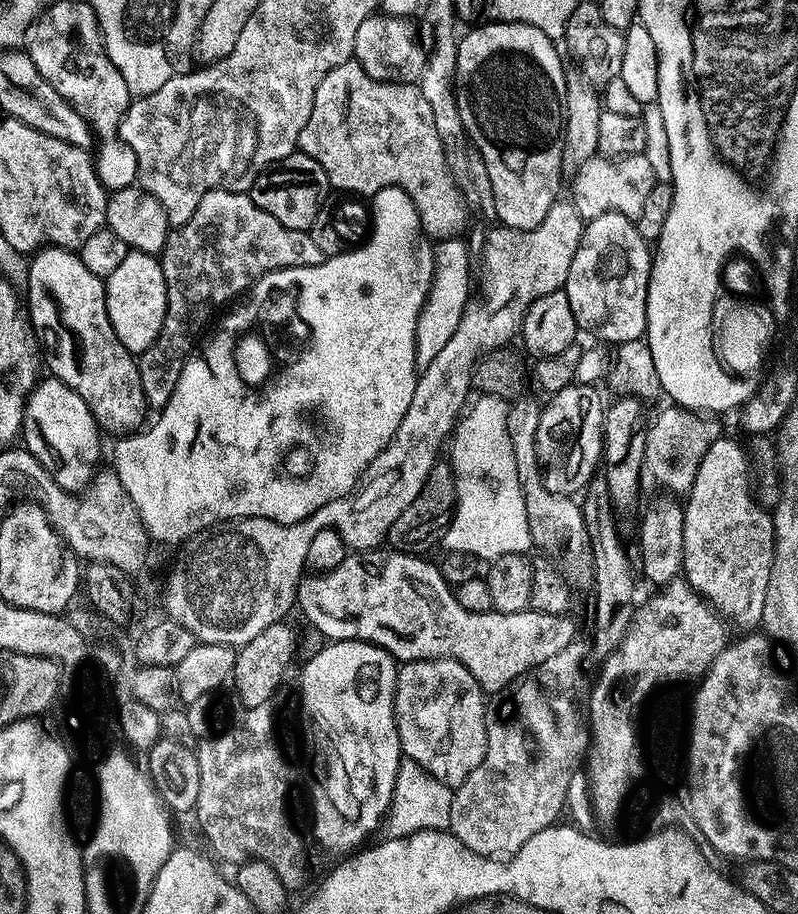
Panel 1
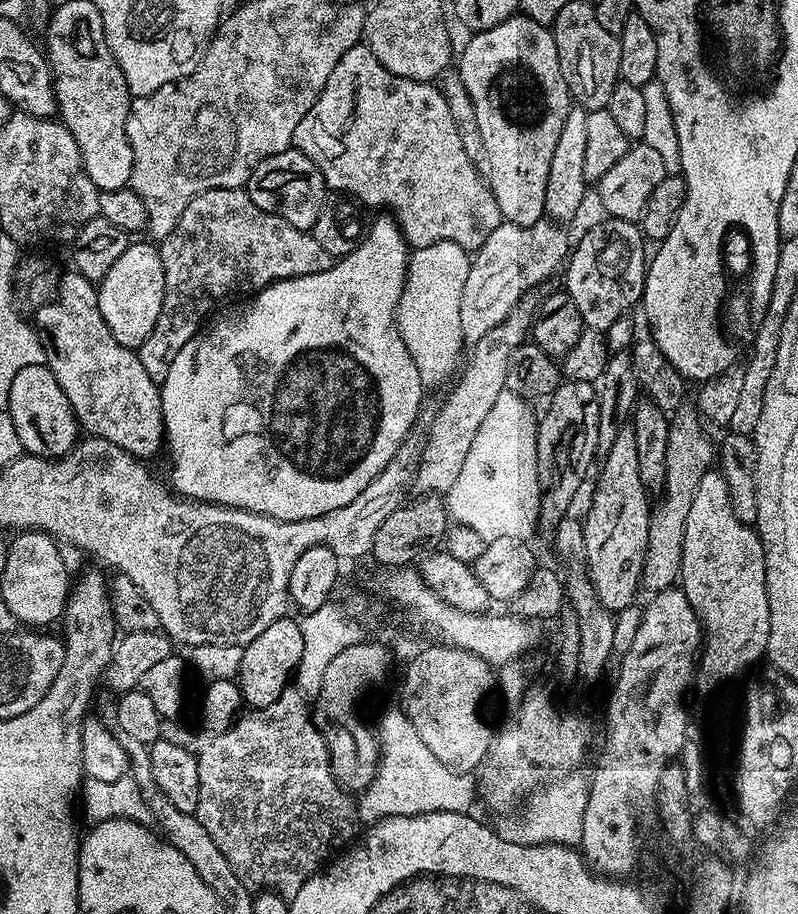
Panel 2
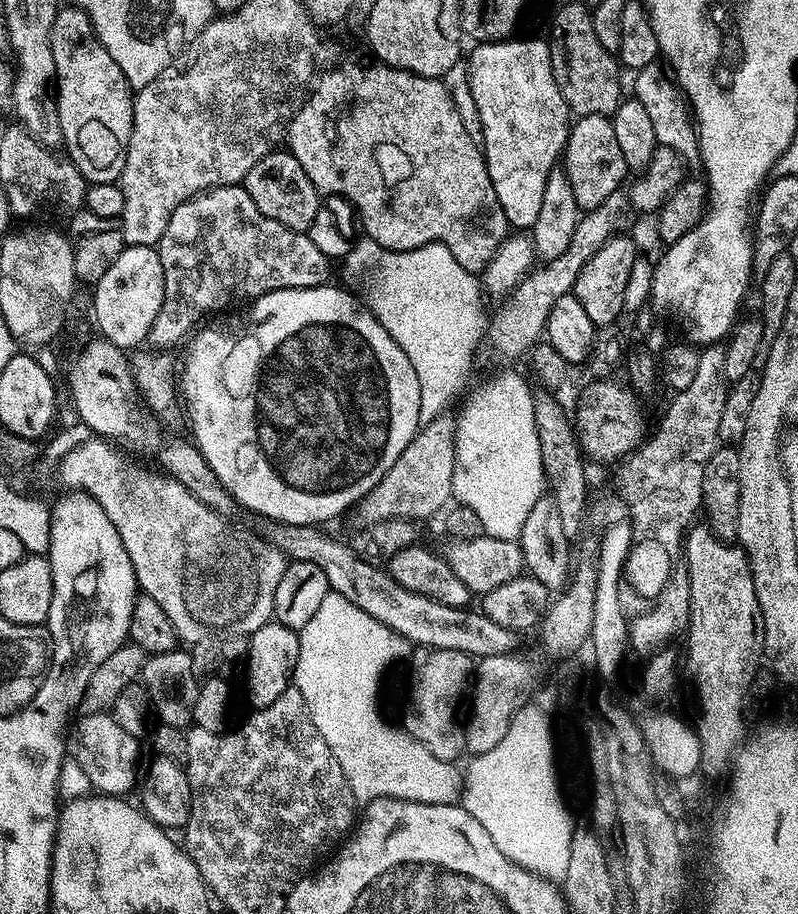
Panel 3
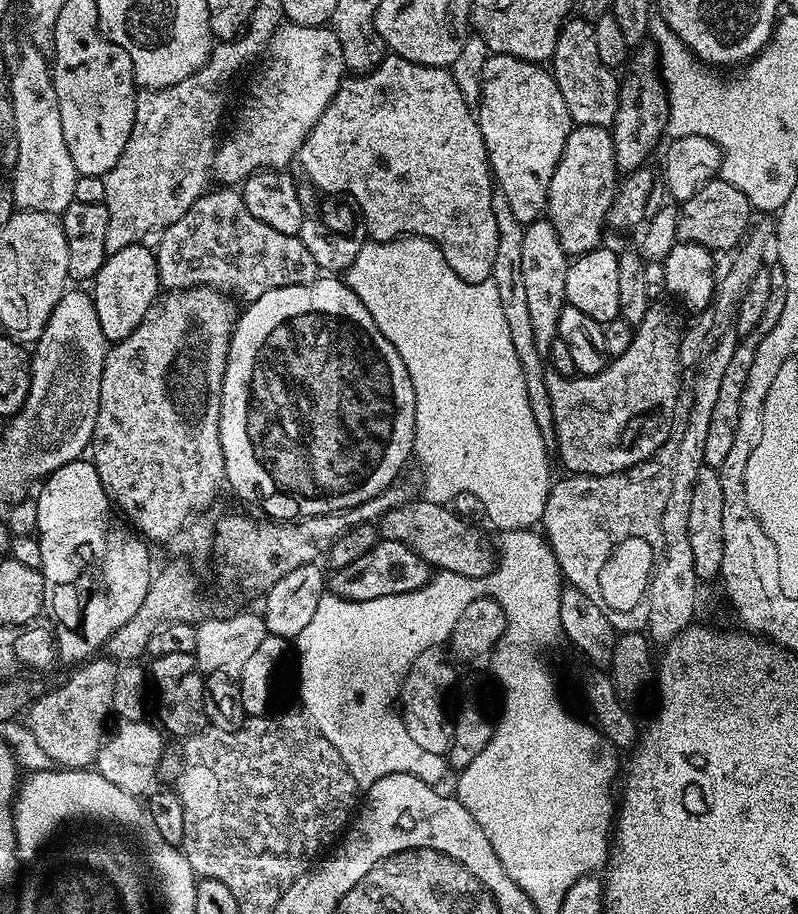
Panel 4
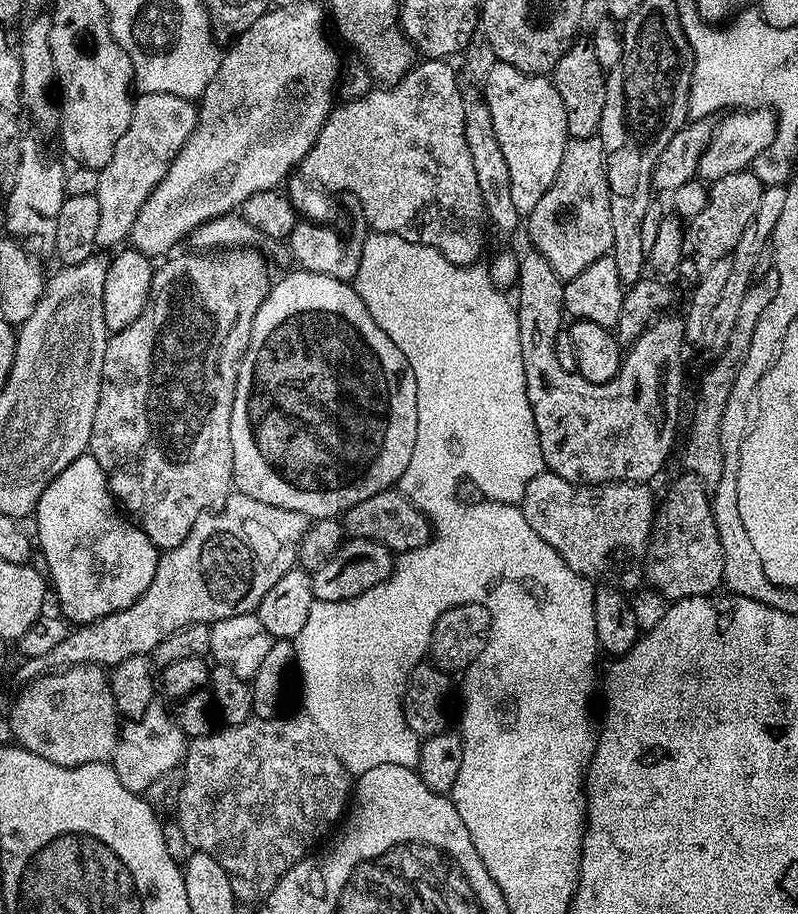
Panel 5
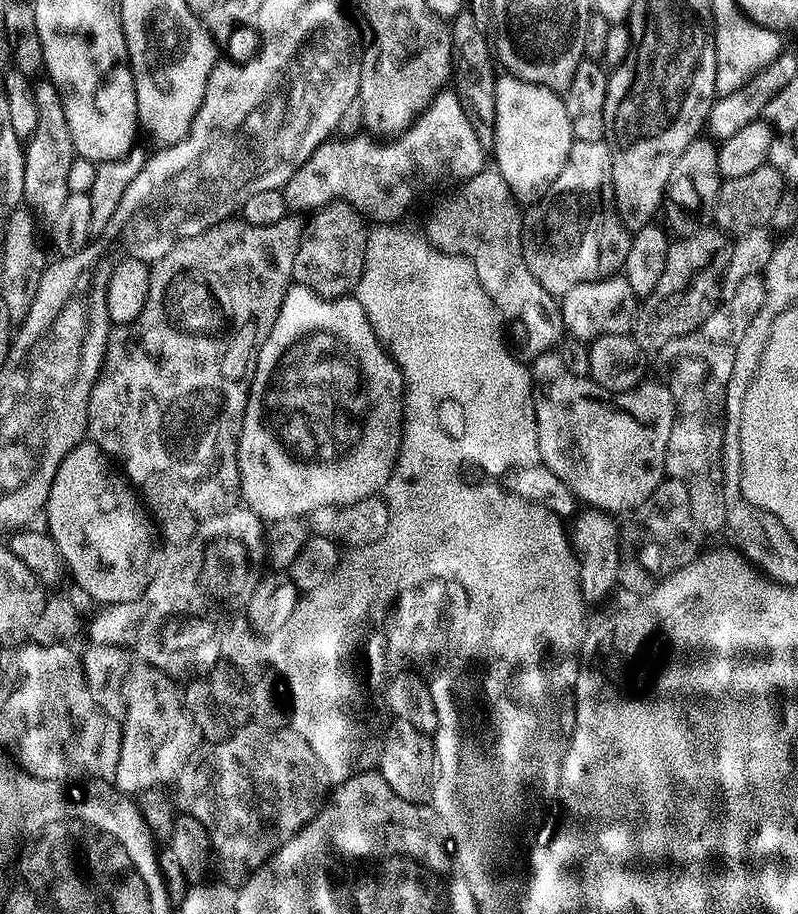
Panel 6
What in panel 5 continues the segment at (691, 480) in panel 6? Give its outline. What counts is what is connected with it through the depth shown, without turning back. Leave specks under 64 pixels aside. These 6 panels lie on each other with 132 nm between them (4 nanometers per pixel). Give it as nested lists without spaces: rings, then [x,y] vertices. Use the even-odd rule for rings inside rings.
[[[774,270],[759,277],[749,287],[746,297],[742,298],[742,303],[738,308],[738,319],[734,324],[728,347],[724,349],[720,357],[715,359],[716,364],[707,372],[704,385],[700,388],[700,397],[697,398],[696,405],[692,408],[692,421],[688,424],[688,437],[684,440],[683,467],[694,473],[705,486],[714,486],[718,478],[722,478],[722,442],[720,441],[722,412],[726,410],[730,387],[745,358],[746,350],[749,349],[754,327],[760,320],[764,309],[768,308],[770,302],[773,301],[777,289],[778,274]]]

